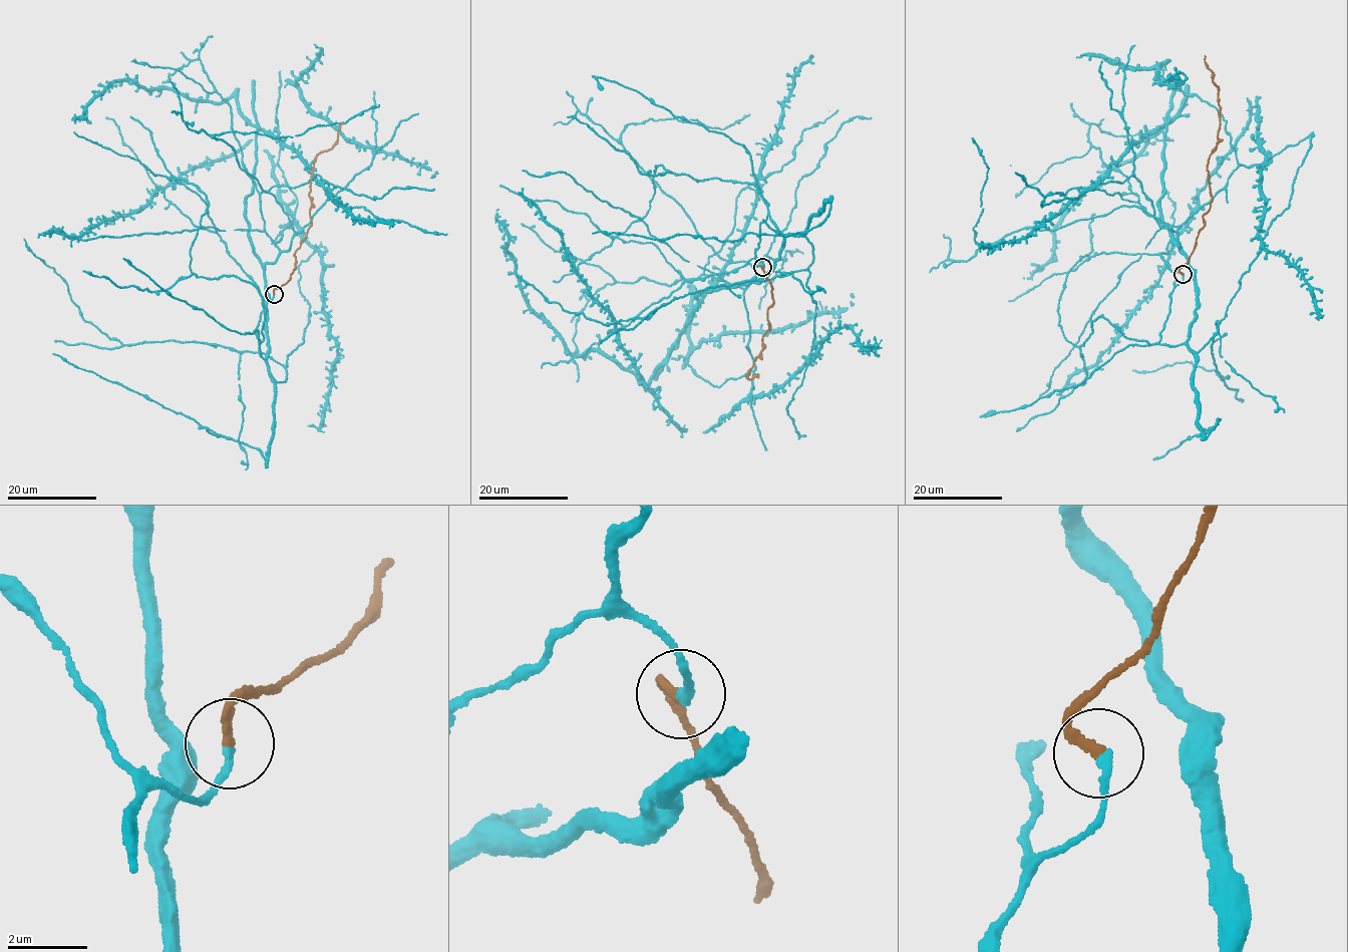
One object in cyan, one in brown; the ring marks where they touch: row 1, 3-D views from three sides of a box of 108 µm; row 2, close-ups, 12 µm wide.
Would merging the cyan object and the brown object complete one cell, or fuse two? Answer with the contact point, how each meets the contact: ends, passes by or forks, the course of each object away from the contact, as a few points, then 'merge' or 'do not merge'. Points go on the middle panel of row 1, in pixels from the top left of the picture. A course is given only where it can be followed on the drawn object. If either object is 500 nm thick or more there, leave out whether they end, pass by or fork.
at (762, 267); cyan ends there; brown ends there; cyan runs (762, 267), (769, 216), (783, 238), (773, 265), (702, 290), (639, 383), (566, 353), (530, 310), (498, 210); brown runs (762, 267), (773, 302), (768, 309), (769, 329), (763, 336), (762, 348), (746, 378), (756, 374), (753, 377); merge

